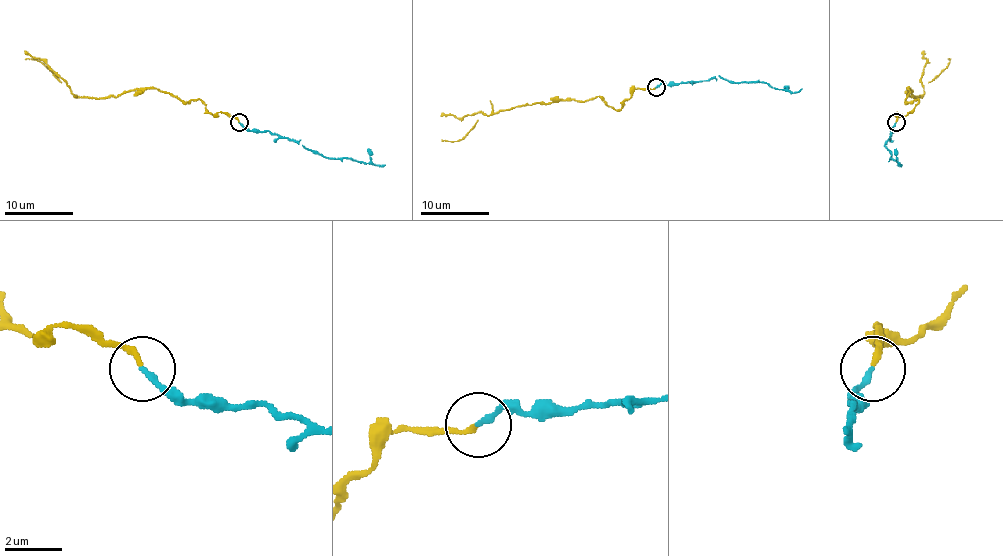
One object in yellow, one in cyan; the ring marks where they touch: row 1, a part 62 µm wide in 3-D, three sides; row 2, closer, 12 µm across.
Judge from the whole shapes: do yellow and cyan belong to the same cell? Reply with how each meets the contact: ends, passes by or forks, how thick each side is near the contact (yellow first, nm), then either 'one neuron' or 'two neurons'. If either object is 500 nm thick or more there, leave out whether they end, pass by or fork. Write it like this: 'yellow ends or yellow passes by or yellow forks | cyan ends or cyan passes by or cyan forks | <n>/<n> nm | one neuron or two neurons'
yellow ends | cyan ends | 170/190 nm | two neurons

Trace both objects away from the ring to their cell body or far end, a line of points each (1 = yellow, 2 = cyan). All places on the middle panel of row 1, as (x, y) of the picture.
1: (655, 88), (638, 88), (617, 110), (598, 96), (482, 114), (460, 140), (441, 140)
2: (655, 88), (709, 81), (719, 76), (735, 83), (767, 83), (793, 93), (802, 88)

